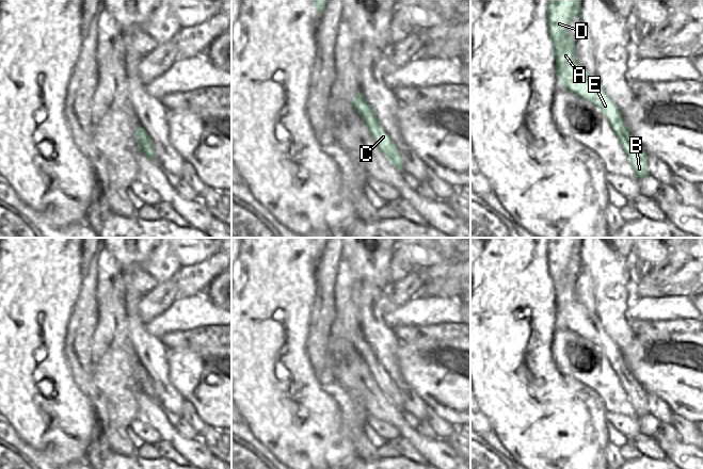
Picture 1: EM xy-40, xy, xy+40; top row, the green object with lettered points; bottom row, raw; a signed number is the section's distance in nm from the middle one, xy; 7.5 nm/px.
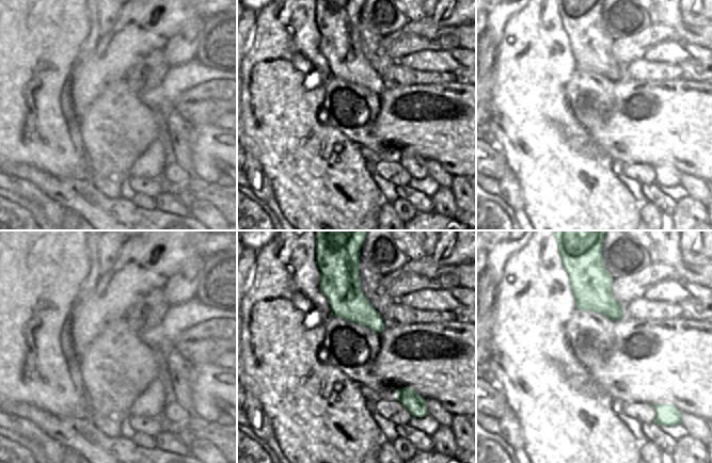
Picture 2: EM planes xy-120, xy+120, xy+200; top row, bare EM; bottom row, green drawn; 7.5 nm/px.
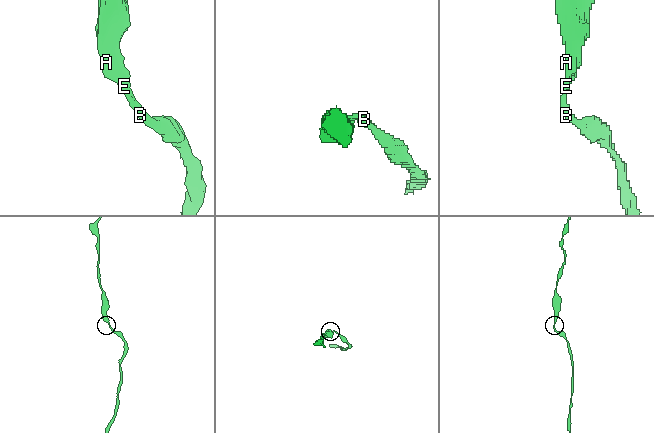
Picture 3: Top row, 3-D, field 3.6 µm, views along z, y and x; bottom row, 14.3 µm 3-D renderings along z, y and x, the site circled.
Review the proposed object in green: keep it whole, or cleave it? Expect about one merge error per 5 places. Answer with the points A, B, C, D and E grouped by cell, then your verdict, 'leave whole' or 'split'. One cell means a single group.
A B C D E; leave whole

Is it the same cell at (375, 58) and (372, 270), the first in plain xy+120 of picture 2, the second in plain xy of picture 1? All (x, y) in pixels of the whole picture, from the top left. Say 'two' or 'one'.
two

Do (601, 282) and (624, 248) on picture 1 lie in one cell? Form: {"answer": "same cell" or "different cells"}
{"answer": "different cells"}

